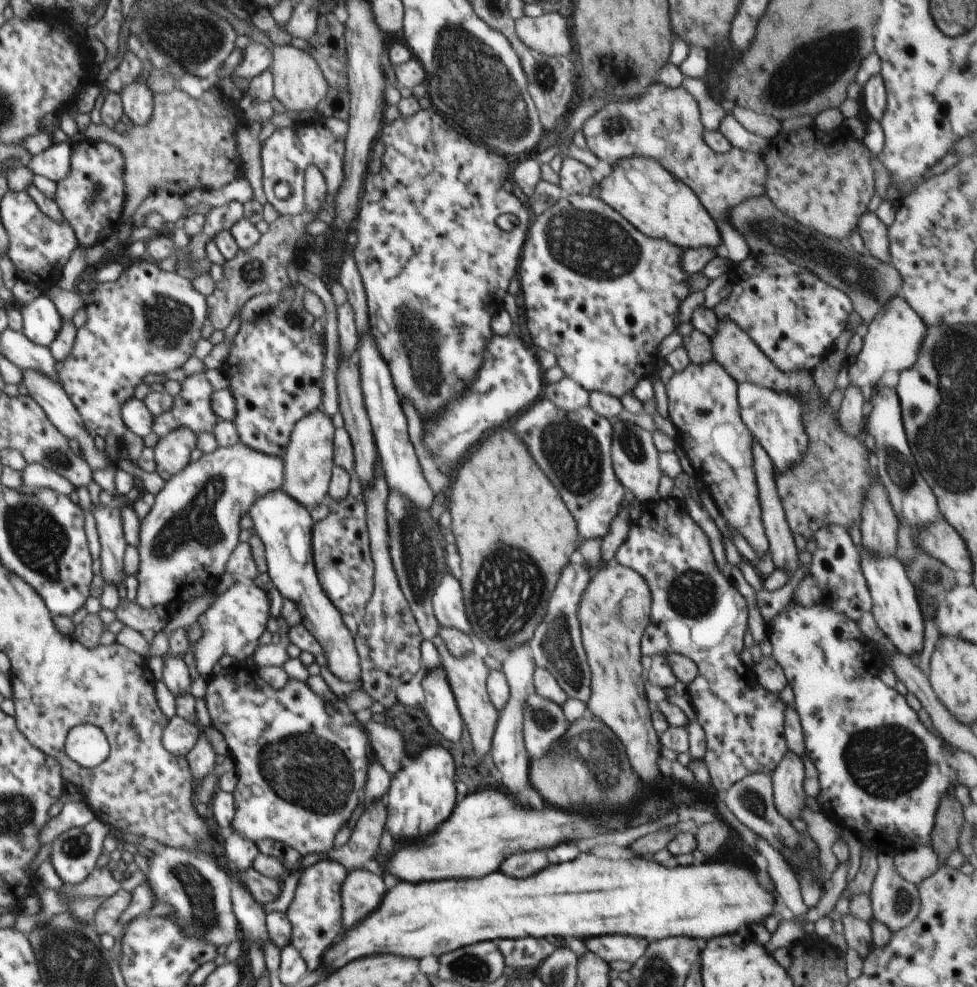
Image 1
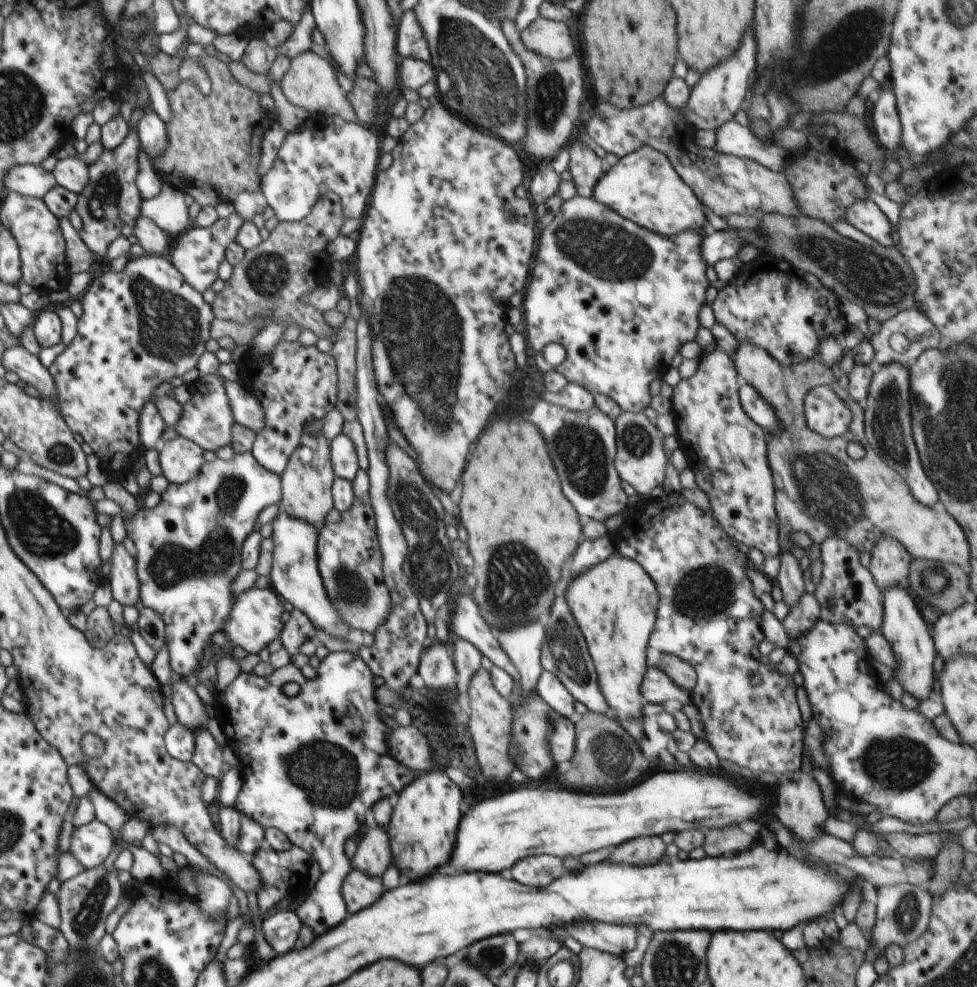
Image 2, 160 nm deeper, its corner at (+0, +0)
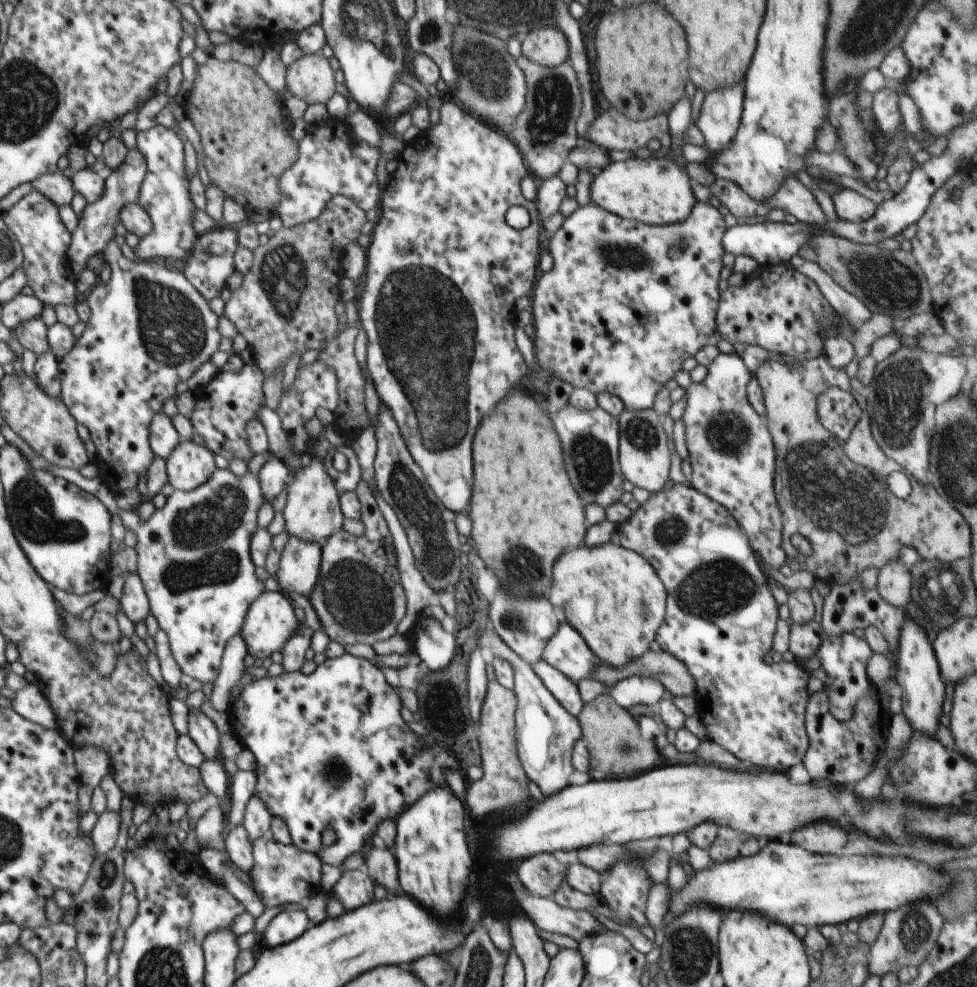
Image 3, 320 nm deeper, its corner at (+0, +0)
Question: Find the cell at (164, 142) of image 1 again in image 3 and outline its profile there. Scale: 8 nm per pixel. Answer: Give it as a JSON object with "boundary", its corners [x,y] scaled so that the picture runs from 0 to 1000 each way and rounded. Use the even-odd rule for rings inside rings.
{"boundary":[[[217,55],[205,58],[201,71],[197,91],[184,107],[203,132],[209,151],[208,168],[215,178],[215,184],[221,186],[231,200],[248,207],[252,215],[270,211],[279,217],[290,199],[285,182],[305,158],[305,143],[297,138],[300,124],[289,116],[288,97],[279,93],[259,69],[238,60],[226,63]]]}

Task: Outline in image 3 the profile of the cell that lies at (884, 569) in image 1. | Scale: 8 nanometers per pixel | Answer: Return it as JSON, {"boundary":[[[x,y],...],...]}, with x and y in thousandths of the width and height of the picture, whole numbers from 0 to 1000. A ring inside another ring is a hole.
{"boundary":[[[930,625],[925,628],[921,644],[919,644],[919,659],[917,659],[917,691],[923,697],[923,719],[936,742],[944,746],[957,747],[965,722],[967,691],[958,669],[955,652]]]}

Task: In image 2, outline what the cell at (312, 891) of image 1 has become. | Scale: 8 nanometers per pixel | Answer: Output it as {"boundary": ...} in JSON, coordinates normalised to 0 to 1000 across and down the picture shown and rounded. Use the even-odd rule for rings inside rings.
{"boundary":[[[338,660],[328,670],[321,688],[313,688],[308,678],[295,673],[271,685],[248,681],[229,702],[219,701],[220,728],[234,750],[234,757],[246,767],[245,778],[249,784],[249,795],[240,819],[265,833],[270,841],[288,841],[299,855],[311,857],[323,872],[314,910],[301,923],[309,937],[320,940],[322,948],[346,938],[356,926],[349,898],[361,877],[352,864],[352,855],[368,843],[373,826],[379,819],[391,810],[404,810],[428,786],[398,763],[398,738],[388,726],[391,714],[383,704],[385,697],[380,677],[366,664]],[[294,691],[307,695],[303,705],[295,705],[289,700]],[[360,703],[368,703],[373,709],[373,715],[376,715],[373,723],[362,715]]]}

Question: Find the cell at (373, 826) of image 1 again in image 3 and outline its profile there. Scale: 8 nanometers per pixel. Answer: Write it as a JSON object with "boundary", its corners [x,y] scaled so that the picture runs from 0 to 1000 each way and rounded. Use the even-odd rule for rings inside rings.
{"boundary":[[[382,858],[374,868],[372,880],[377,883],[379,891],[397,904],[405,904],[407,900],[407,877],[399,859]]]}

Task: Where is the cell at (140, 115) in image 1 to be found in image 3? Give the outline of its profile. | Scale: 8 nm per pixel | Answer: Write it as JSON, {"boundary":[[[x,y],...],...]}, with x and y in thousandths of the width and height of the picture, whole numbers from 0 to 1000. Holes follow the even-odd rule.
{"boundary":[[[164,126],[153,132],[140,134],[140,150],[150,167],[141,206],[156,223],[156,235],[147,239],[139,251],[140,261],[145,263],[165,261],[184,268],[192,262],[205,239],[197,231],[199,215],[203,212],[197,206],[192,193],[188,143],[188,140],[180,138],[174,130],[168,130]]]}

